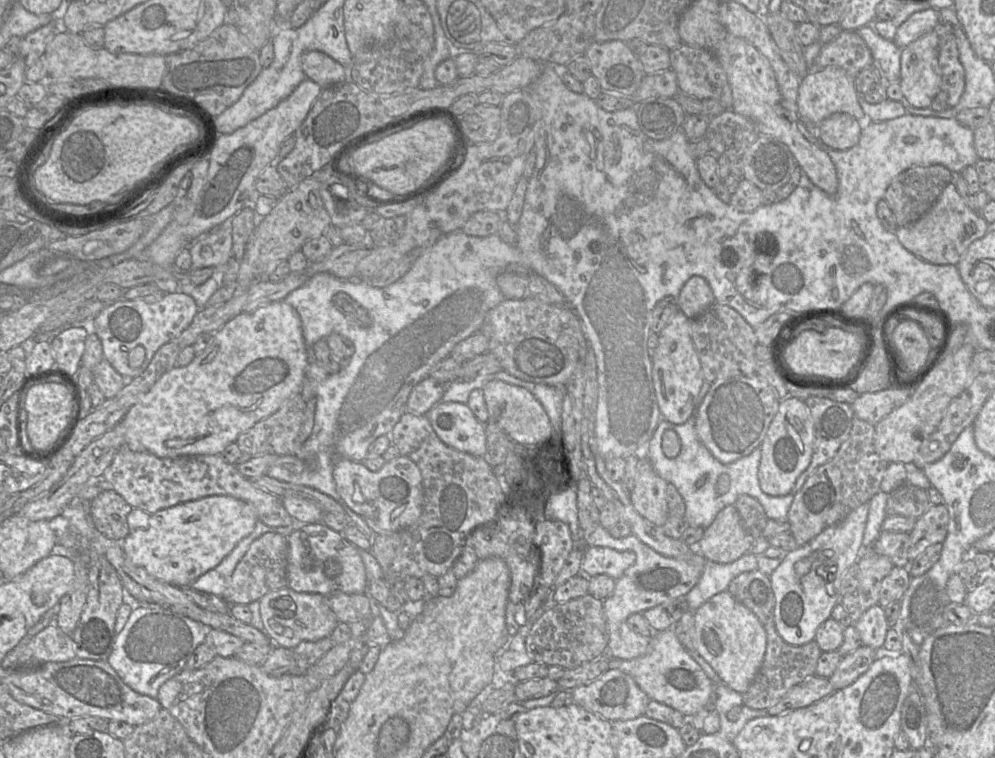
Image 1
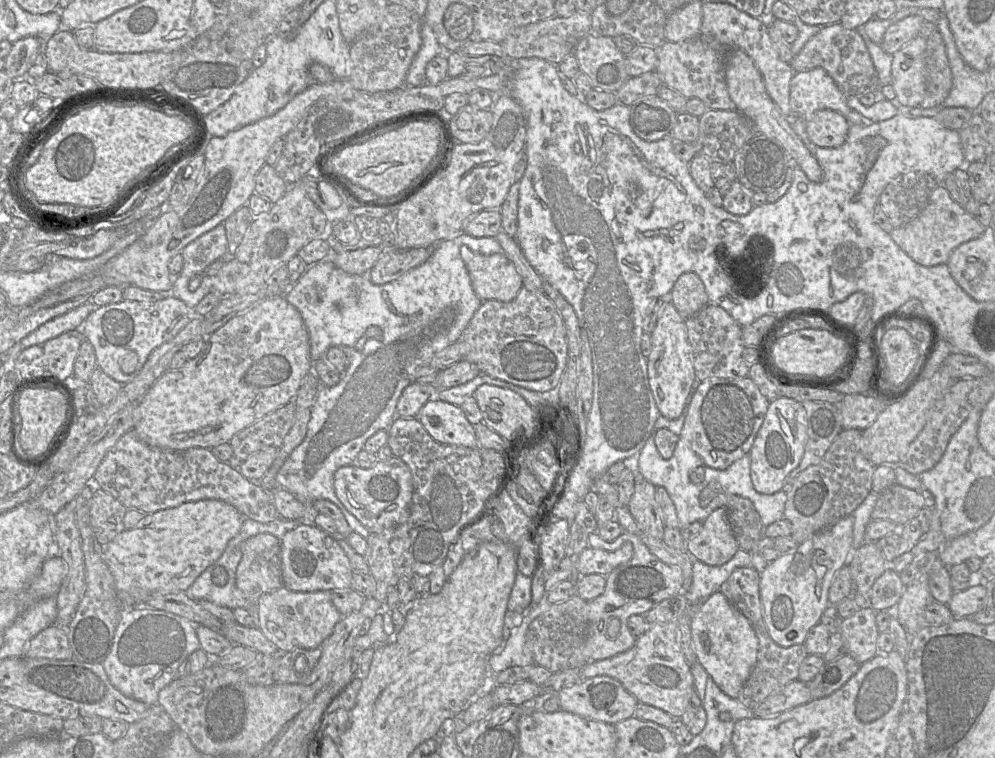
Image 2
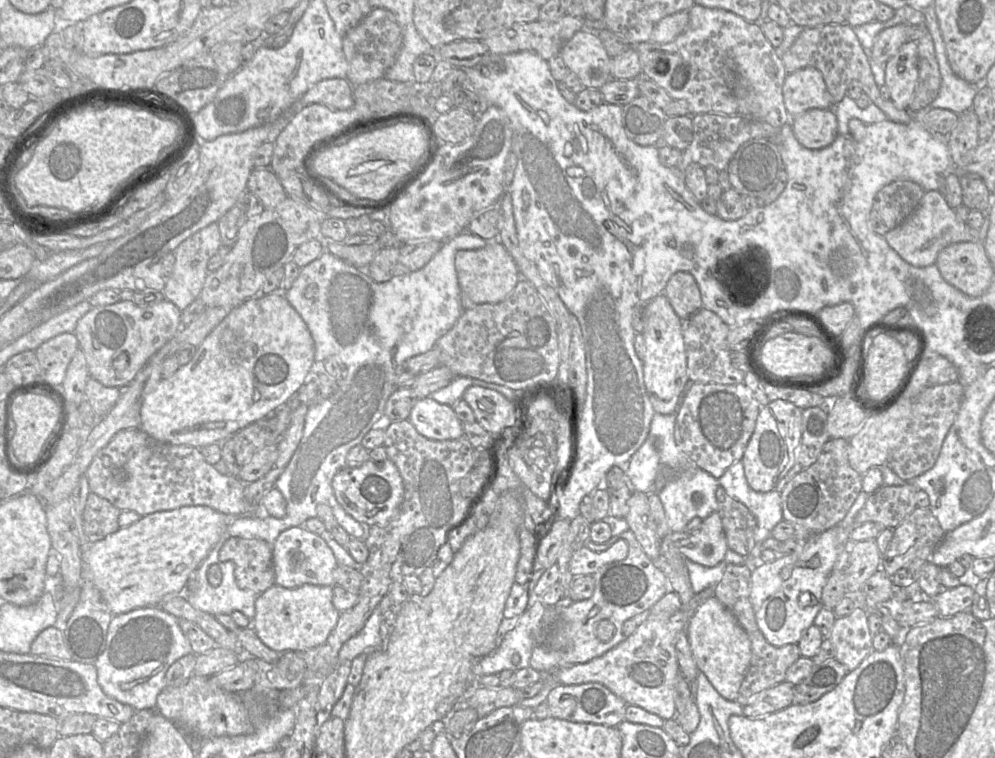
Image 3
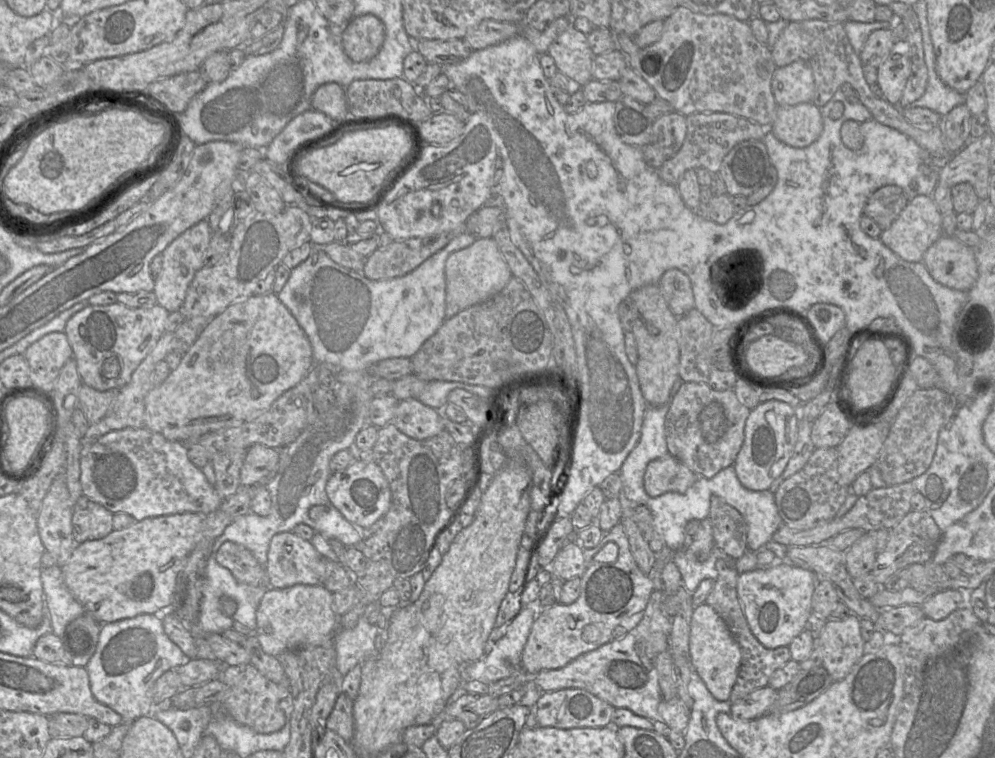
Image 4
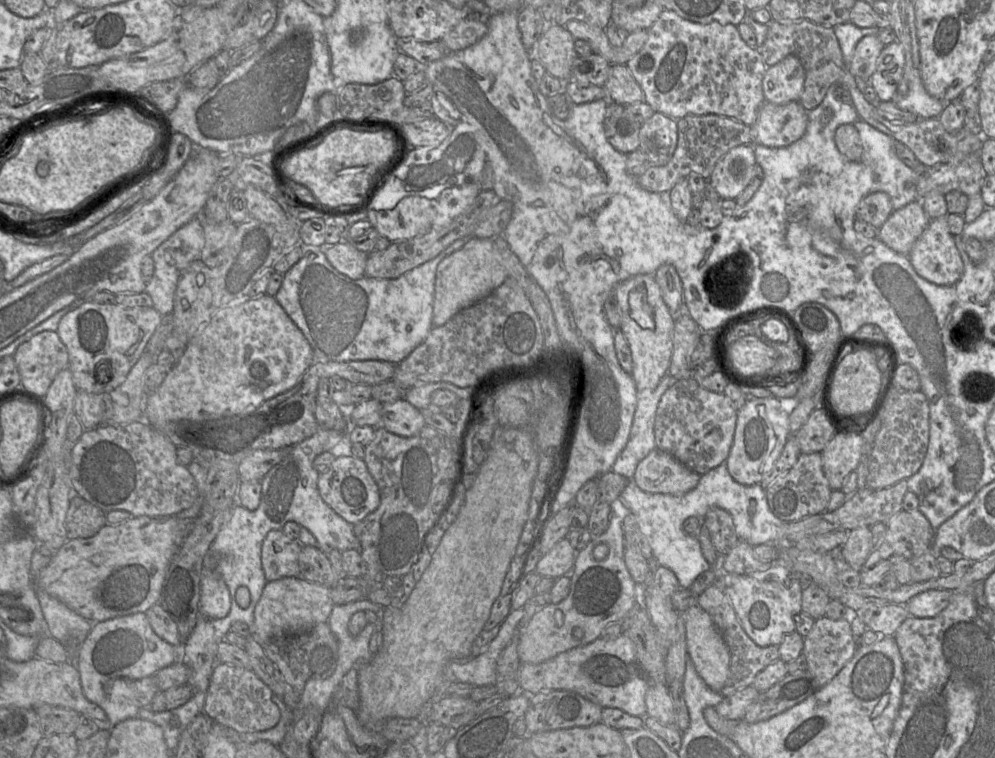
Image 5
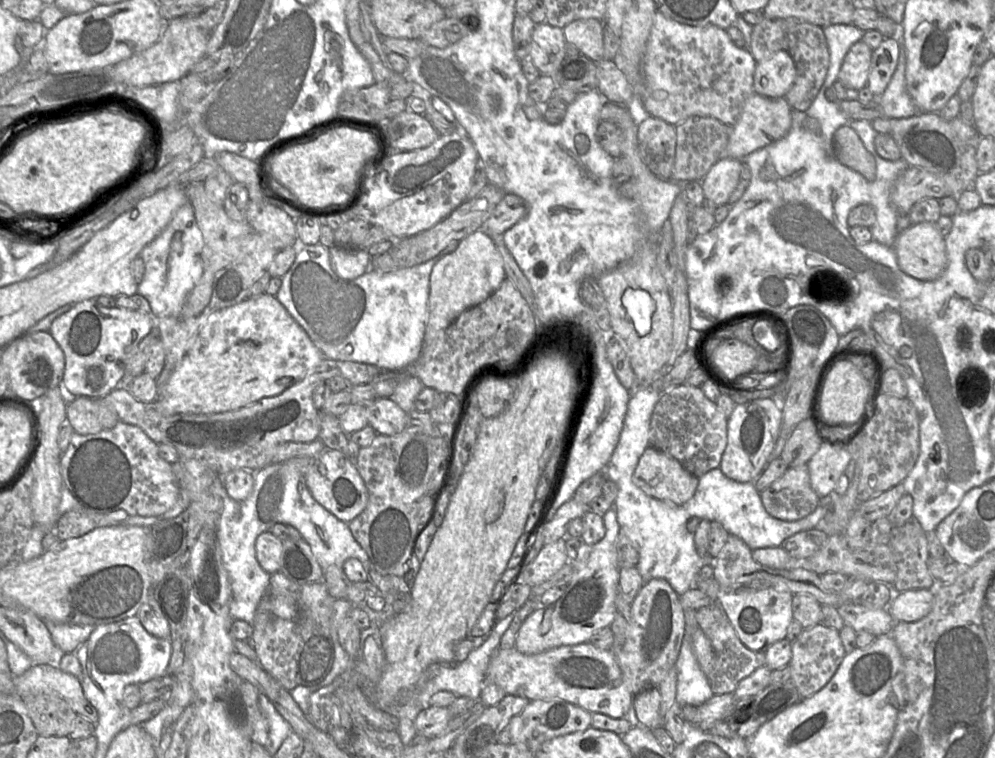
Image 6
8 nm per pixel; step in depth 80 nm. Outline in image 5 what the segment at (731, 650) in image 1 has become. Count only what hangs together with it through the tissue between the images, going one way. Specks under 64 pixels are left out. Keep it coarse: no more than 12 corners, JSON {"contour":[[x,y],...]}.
{"contour":[[698,604],[684,613],[688,656],[720,692],[730,653]]}

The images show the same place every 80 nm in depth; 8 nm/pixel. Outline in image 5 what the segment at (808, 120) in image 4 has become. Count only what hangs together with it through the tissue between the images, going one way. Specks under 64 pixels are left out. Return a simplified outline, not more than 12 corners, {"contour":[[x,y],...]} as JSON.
{"contour":[[765,101],[750,126],[753,144],[799,140],[808,111],[797,101]]}

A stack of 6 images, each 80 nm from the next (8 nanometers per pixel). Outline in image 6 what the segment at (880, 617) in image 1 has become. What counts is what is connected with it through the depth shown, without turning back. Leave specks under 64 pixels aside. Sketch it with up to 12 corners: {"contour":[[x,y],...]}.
{"contour":[[823,622],[792,641],[788,666],[801,699],[831,680],[845,655]]}

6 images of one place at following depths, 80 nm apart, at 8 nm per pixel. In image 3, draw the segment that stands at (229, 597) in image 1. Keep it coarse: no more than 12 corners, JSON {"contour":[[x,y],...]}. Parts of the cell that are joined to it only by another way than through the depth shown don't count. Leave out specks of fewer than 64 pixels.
{"contour":[[229,538],[219,560],[234,563],[240,589],[275,584],[272,547]]}

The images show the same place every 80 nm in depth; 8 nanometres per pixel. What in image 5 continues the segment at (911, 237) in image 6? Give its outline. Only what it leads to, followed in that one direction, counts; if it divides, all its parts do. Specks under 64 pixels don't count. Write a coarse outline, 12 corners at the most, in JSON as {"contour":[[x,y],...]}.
{"contour":[[946,216],[931,219],[908,258],[951,286],[964,264]]}

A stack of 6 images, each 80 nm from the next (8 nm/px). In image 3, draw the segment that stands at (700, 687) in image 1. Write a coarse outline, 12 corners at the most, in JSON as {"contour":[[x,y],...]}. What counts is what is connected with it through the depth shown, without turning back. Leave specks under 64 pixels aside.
{"contour":[[709,587],[603,655],[555,670],[559,685],[600,683],[664,720],[676,714],[676,639]]}

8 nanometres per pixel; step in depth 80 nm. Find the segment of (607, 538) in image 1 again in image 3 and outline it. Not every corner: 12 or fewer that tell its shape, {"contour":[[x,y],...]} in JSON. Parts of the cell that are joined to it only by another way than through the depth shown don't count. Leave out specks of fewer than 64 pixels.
{"contour":[[631,530],[623,560],[592,575],[594,592],[538,626],[530,667],[586,663],[625,639],[622,625],[671,590]]}

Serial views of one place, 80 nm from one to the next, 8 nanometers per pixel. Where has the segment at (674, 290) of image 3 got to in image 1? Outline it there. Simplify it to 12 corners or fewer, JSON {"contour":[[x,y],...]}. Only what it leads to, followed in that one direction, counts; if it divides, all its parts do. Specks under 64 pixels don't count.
{"contour":[[703,277],[683,285],[677,305],[689,319],[715,303]]}

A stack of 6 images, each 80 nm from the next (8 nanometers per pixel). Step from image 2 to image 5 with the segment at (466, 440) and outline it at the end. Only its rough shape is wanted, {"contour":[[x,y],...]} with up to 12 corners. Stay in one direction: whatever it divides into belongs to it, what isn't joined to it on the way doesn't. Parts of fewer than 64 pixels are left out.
{"contour":[[404,398],[382,404],[380,427],[412,437],[425,425]]}

